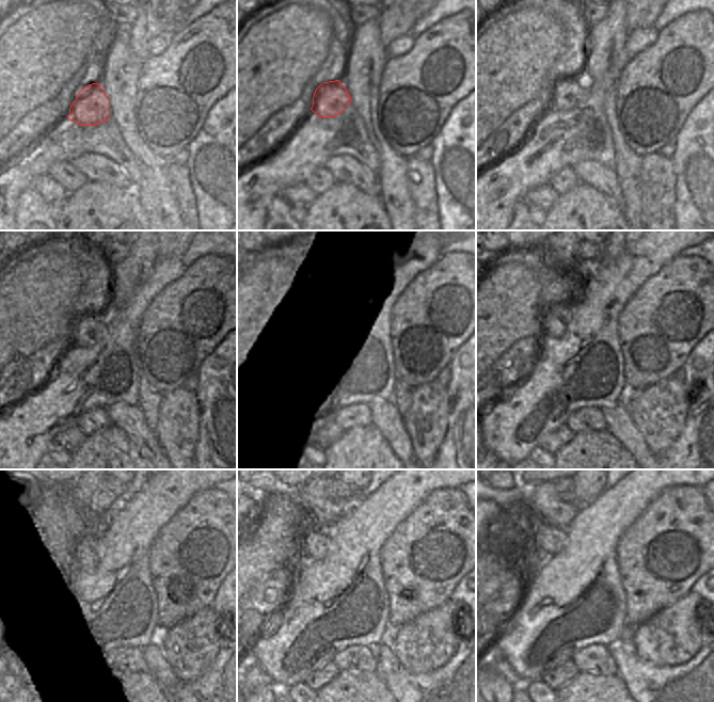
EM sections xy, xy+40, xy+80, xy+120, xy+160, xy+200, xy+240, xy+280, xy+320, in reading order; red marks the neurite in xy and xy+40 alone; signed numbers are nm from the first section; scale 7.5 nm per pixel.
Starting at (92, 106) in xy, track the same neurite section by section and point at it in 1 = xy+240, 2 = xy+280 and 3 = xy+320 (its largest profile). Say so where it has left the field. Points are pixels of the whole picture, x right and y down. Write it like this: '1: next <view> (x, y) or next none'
1: next xy+240 (77, 543)
2: next xy+280 (313, 542)
3: next xy+320 (551, 540)

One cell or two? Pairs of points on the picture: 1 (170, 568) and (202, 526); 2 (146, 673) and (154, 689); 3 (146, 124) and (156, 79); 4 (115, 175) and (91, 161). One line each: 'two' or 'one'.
1: one
2: two
3: one
4: one

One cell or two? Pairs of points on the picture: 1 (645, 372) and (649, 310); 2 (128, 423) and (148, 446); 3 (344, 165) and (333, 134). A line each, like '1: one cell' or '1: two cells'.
1: one cell
2: one cell
3: two cells

